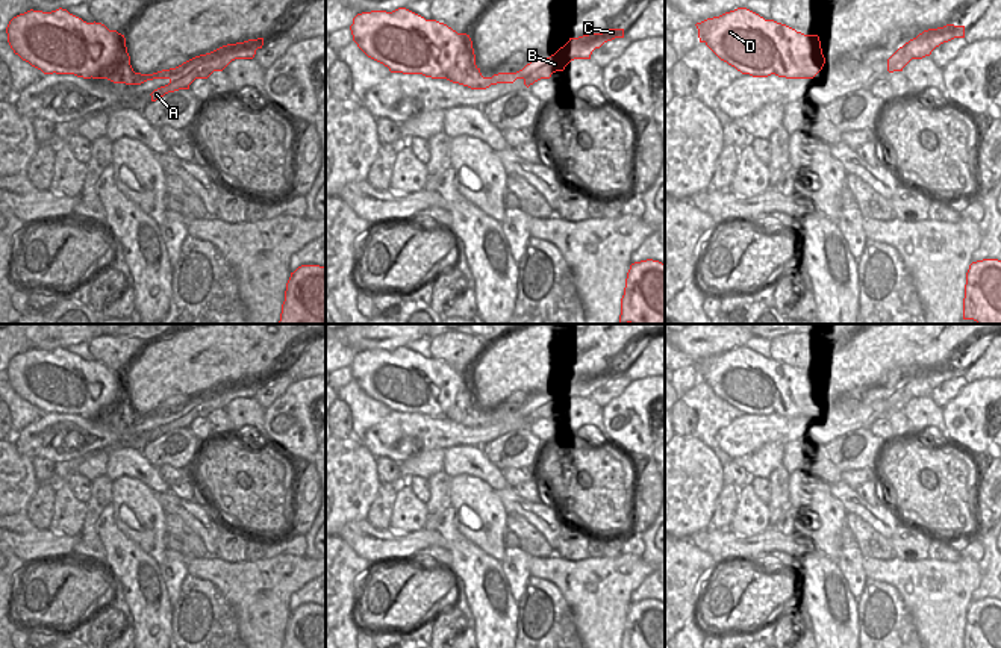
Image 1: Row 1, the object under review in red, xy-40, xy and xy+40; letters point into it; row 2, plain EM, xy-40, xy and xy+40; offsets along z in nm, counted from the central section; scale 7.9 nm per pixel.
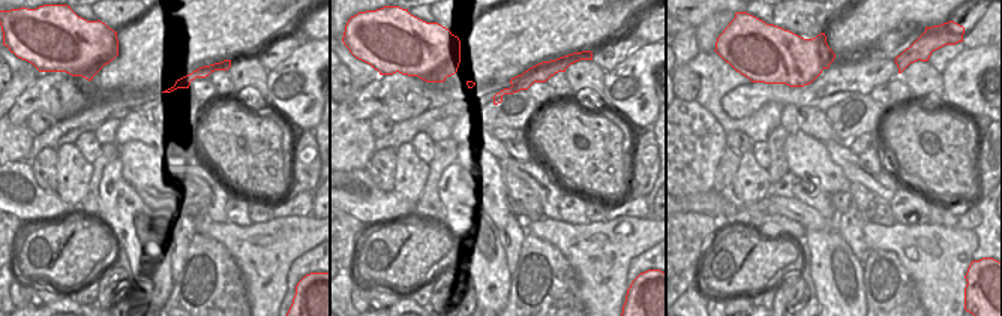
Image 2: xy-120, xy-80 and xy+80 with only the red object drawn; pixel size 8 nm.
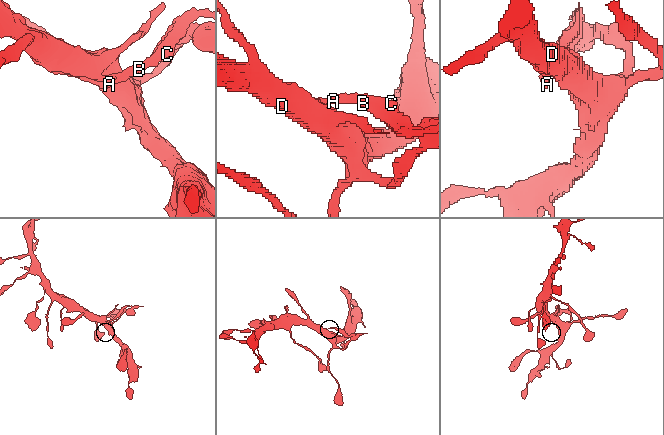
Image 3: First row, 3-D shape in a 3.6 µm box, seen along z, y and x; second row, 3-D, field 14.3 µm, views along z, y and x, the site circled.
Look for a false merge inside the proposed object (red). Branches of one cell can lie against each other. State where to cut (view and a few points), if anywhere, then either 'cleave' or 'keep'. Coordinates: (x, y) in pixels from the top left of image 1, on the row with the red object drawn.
cut in xy along (491, 77), (497, 82); cleave

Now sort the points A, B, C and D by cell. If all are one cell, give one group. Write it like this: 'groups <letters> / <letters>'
groups A B C / D

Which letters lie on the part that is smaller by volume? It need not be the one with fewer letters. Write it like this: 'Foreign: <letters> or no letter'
Foreign: A, B, C

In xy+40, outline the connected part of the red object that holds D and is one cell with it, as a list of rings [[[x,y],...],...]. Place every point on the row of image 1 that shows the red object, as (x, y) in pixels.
[[[747,8],[695,26],[700,42],[742,74],[813,79],[825,64],[818,35],[804,35]]]

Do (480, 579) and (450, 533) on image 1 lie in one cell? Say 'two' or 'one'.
one

